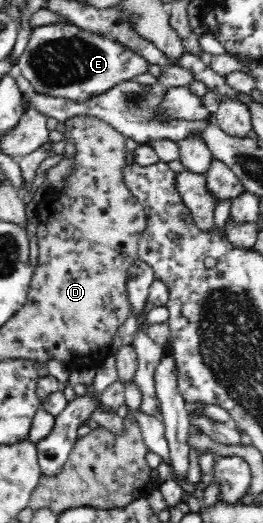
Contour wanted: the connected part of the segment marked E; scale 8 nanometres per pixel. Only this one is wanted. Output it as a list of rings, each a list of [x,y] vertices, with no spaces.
[[[63,22],[32,27],[27,47],[18,55],[16,63],[18,75],[29,81],[32,91],[67,98],[75,103],[107,93],[122,81],[145,73],[149,65],[146,59],[124,45]]]

